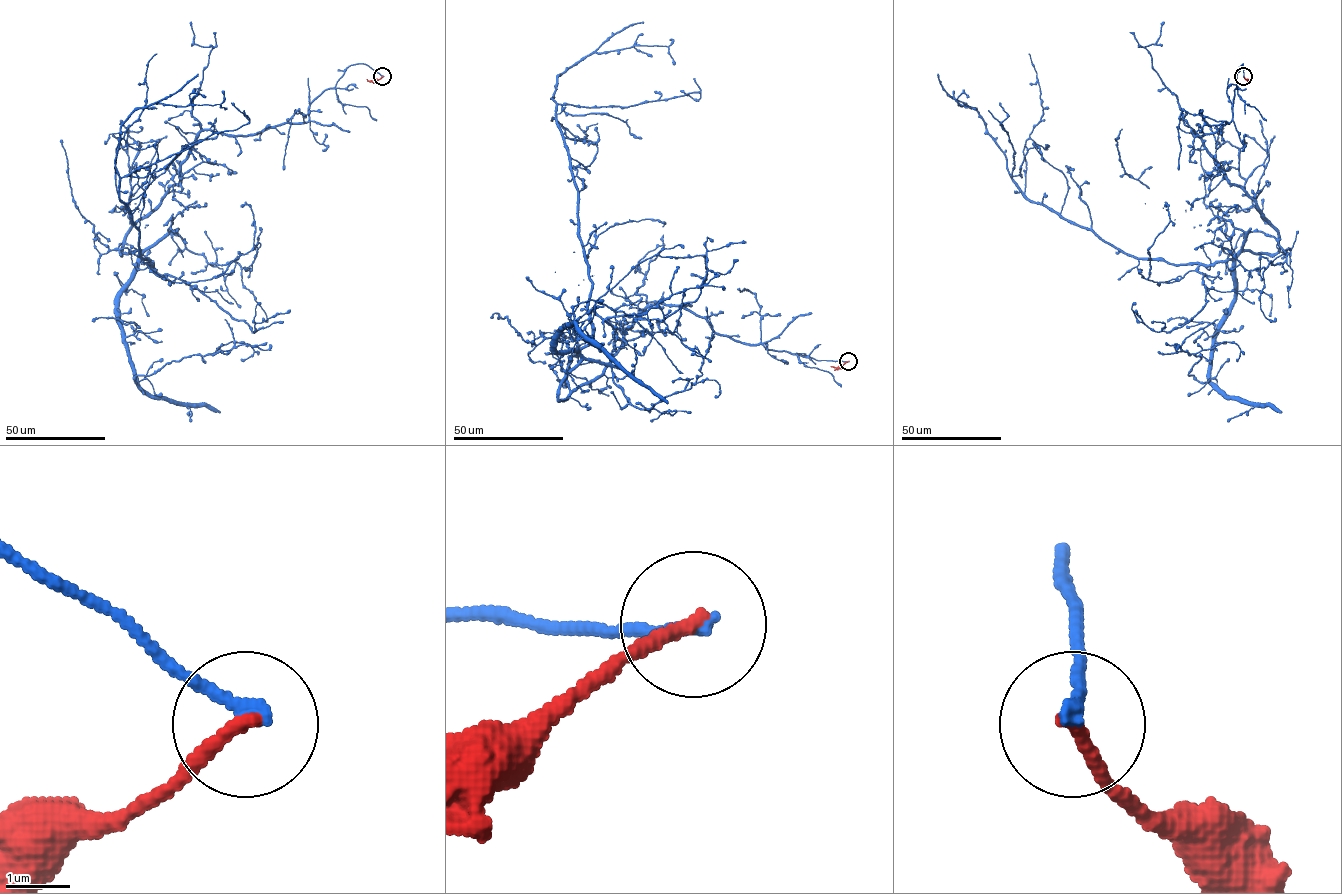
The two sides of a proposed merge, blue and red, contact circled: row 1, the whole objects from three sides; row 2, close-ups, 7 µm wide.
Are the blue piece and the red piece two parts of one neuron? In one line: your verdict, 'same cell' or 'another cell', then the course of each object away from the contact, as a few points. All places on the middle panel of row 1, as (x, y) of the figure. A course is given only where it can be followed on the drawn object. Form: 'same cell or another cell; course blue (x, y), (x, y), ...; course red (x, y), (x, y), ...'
another cell; course blue (848, 361), (650, 304), (559, 400), (592, 338), (556, 78), (636, 45), (674, 64); course red (848, 361), (836, 368), (831, 366)

